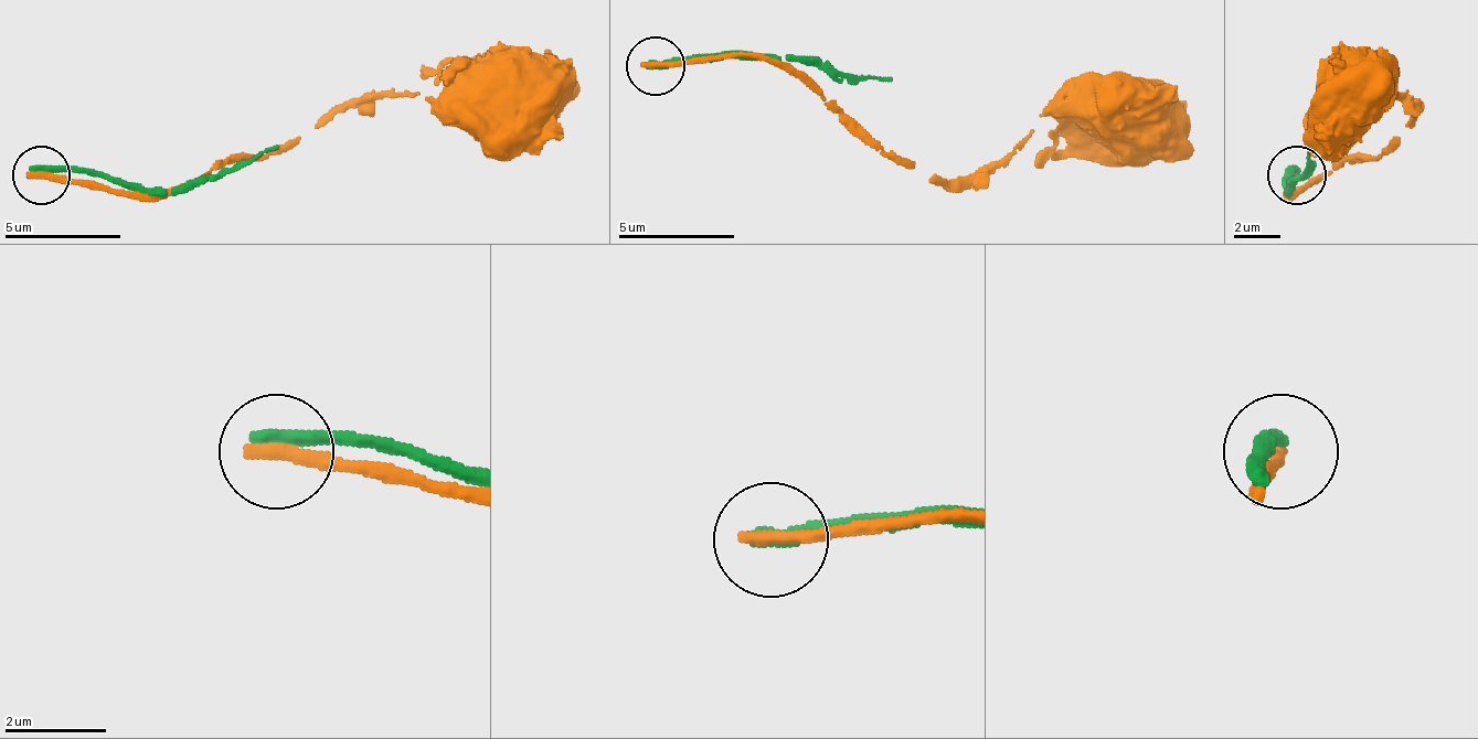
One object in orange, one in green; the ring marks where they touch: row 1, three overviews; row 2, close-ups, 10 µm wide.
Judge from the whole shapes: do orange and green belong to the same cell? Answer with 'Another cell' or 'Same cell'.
Another cell

